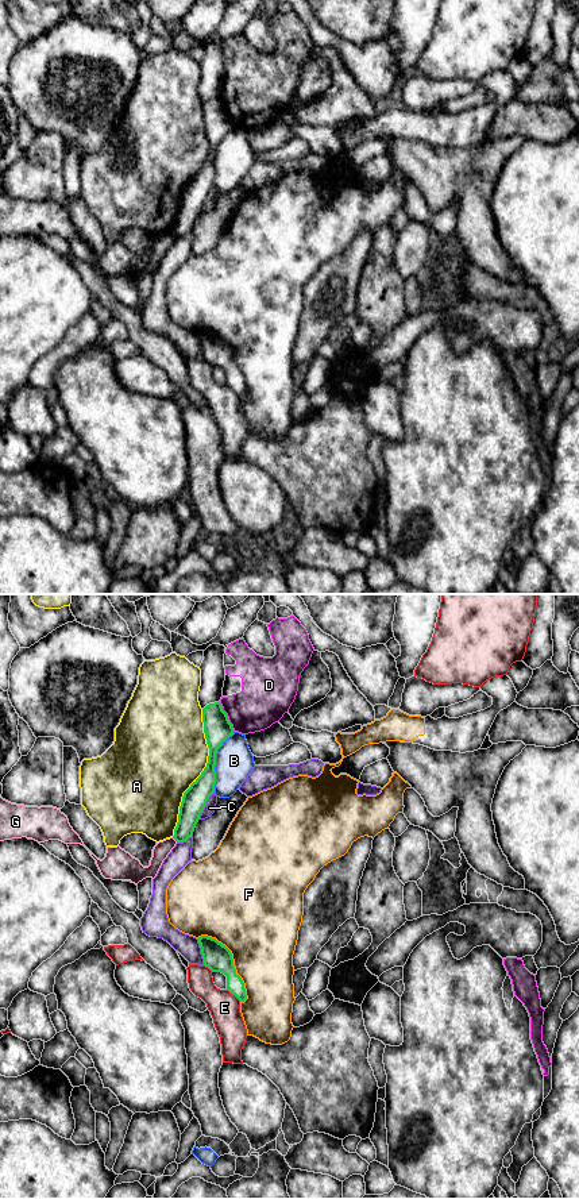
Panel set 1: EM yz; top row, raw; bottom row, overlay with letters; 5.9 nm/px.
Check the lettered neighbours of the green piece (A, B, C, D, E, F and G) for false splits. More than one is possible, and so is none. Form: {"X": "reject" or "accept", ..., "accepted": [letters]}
{"A": "reject", "B": "reject", "C": "reject", "D": "reject", "E": "reject", "F": "reject", "G": "reject", "accepted": []}

